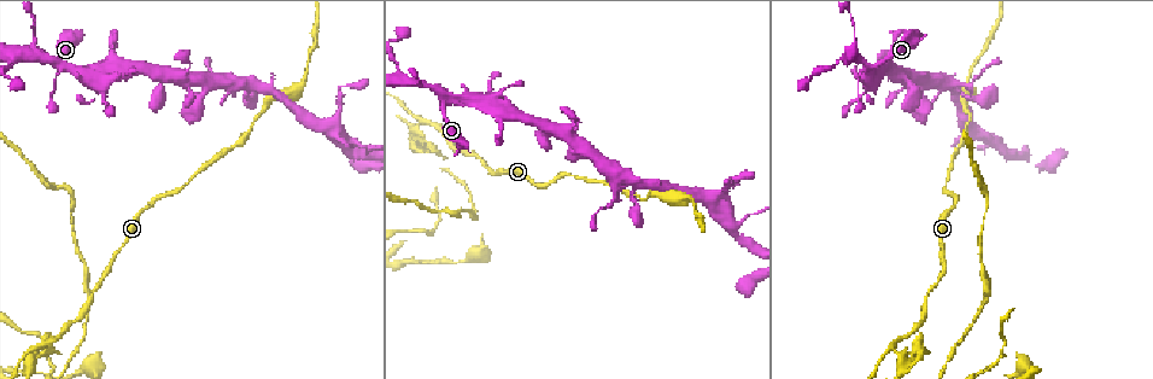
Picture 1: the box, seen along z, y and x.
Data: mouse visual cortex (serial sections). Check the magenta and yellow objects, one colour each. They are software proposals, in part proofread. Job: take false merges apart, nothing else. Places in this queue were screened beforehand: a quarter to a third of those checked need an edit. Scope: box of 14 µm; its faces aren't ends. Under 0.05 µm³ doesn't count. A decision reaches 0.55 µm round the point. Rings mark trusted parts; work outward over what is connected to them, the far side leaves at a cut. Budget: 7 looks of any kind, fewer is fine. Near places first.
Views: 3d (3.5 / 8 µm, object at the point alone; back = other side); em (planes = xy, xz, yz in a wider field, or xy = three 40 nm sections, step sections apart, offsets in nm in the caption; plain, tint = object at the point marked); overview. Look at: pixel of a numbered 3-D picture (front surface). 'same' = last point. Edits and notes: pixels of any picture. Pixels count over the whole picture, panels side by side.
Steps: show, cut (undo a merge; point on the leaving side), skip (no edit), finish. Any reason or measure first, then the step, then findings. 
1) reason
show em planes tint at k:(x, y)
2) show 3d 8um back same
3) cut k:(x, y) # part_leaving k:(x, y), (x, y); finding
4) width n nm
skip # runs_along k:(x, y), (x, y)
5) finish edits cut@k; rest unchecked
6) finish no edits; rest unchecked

sharp bend
show 3d 8um at 1:(872, 68)

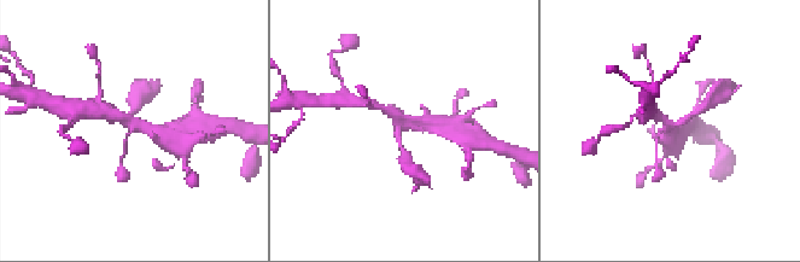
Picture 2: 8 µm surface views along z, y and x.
now the EM
show em xy step 1 tint at 2:(672, 125)

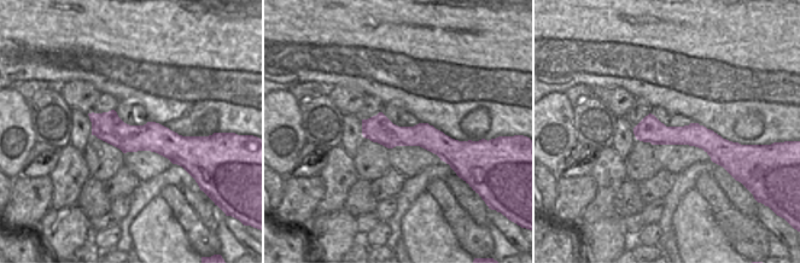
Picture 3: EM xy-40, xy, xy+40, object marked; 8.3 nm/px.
skip # runs_along 3:(92, 116), (126, 138), (190, 144); continuous, no second cell

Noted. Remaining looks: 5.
arms part here
show 3d 3.5um at 1:(613, 183)

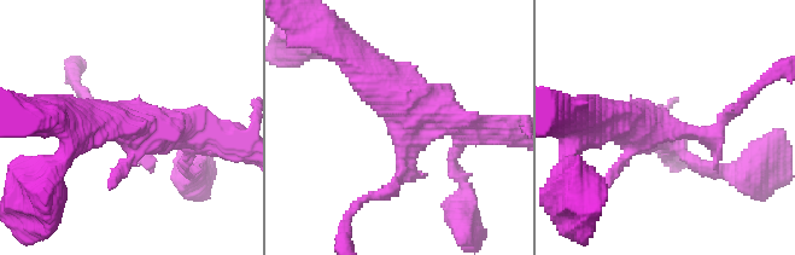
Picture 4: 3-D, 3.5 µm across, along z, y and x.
show em xy step 3 tint at 4:(405, 122)

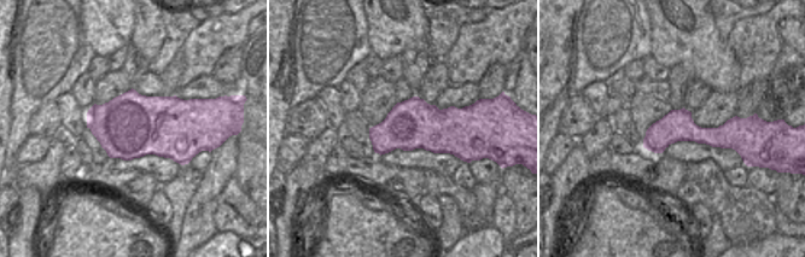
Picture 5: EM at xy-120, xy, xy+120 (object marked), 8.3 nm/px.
cut it another way
show em xy step 2 tint same

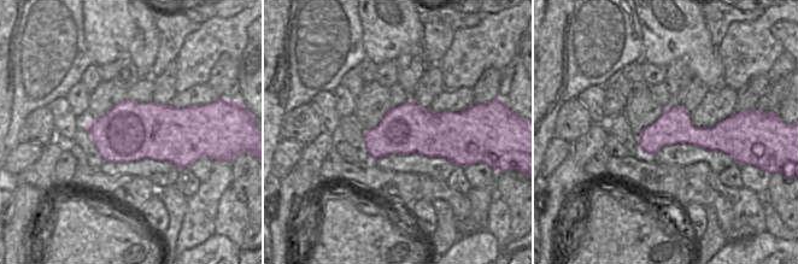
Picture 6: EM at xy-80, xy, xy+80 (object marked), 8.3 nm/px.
width 420 nm
skip # runs_along 6:(731, 127), (720, 135), (640, 141); continuous, no second cell

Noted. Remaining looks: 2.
finish no edits; rest unchecked

